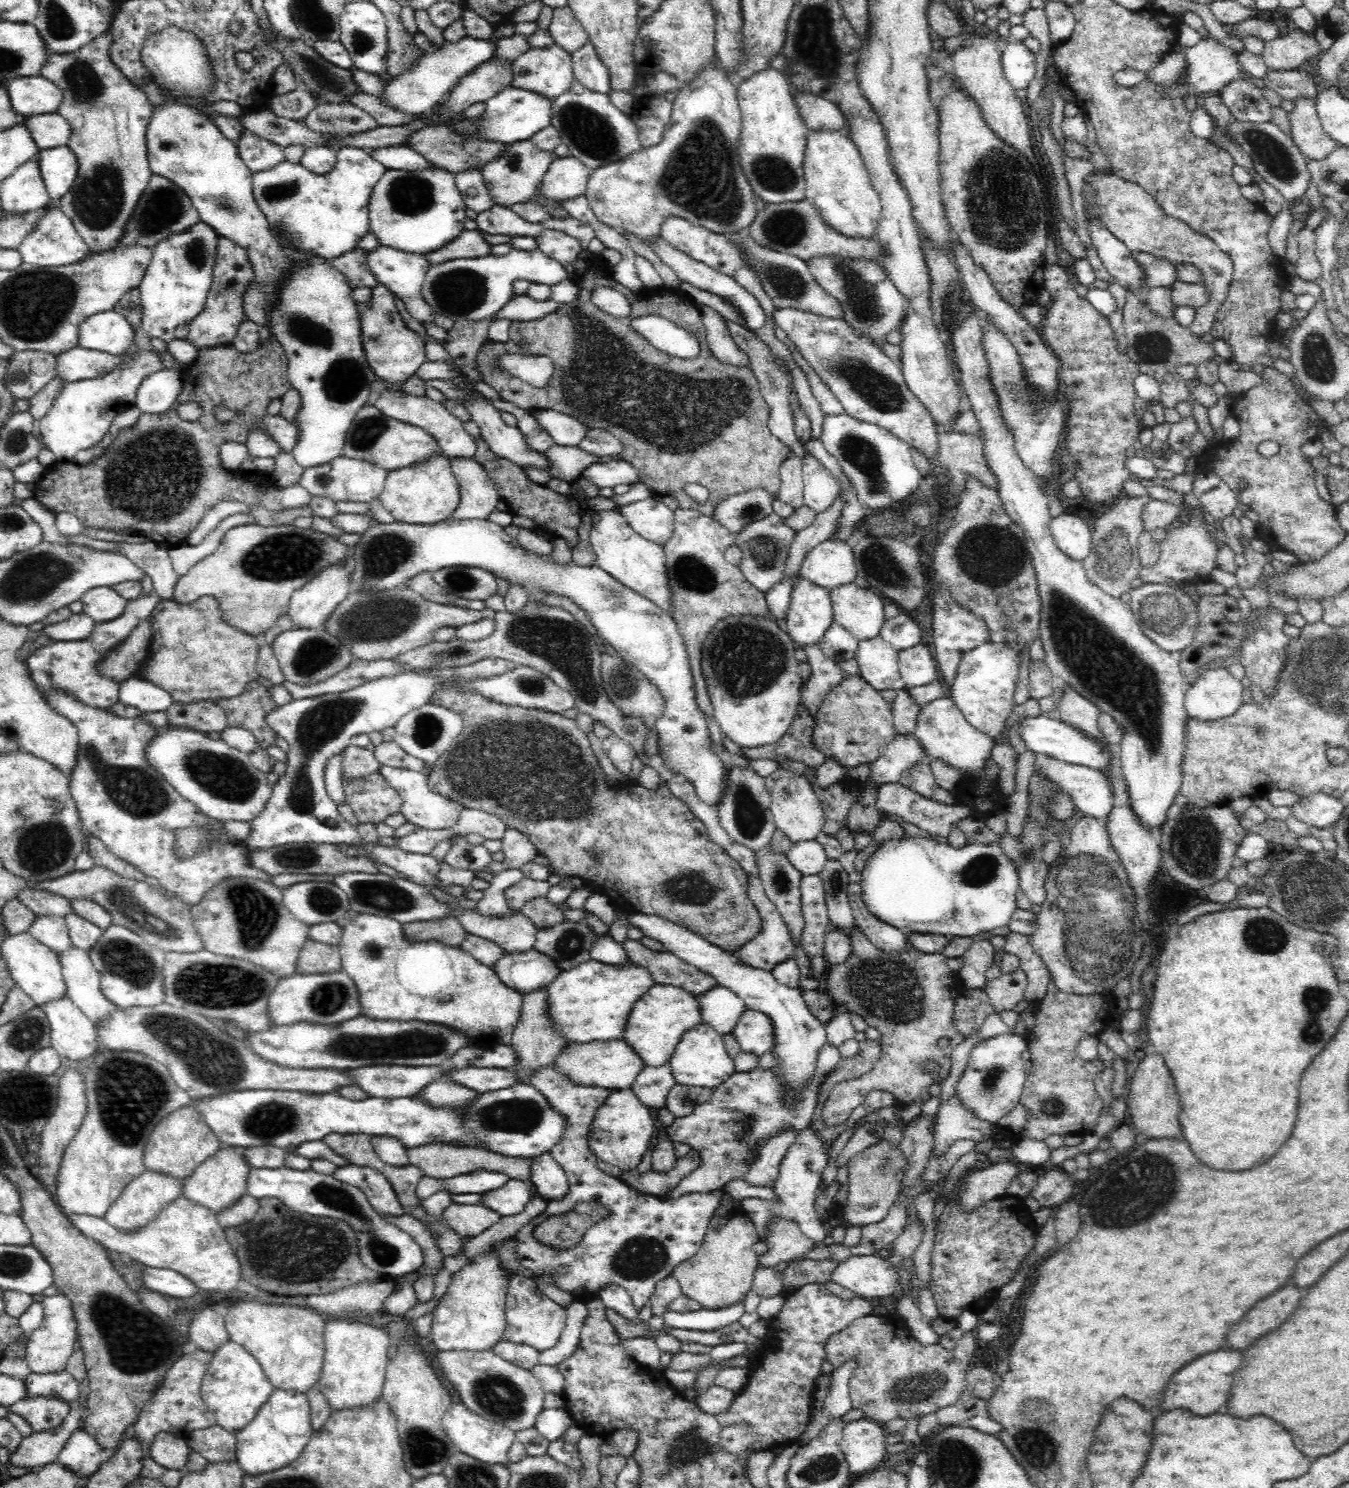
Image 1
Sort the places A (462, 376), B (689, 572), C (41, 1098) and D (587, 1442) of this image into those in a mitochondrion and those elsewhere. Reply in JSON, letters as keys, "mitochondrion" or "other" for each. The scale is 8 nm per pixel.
{"A":"other","B":"mitochondrion","C":"other","D":"other"}

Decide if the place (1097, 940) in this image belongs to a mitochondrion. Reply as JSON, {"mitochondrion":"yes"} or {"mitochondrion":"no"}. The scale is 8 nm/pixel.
{"mitochondrion":"yes"}

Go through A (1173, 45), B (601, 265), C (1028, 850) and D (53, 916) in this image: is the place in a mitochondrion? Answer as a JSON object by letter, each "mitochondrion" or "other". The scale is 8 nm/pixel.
{"A":"other","B":"other","C":"mitochondrion","D":"other"}

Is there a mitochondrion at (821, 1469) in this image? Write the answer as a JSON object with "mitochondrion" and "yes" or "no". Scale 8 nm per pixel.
{"mitochondrion":"yes"}

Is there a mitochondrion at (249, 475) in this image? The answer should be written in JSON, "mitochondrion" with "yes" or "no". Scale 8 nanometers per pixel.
{"mitochondrion":"no"}

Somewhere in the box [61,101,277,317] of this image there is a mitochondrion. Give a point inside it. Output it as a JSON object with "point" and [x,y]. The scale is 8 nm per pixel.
{"point":[98,200]}

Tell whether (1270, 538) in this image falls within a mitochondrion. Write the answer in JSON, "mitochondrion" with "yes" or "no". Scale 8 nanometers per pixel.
{"mitochondrion":"no"}

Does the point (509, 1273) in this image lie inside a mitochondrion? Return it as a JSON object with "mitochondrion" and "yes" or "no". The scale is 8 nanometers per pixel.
{"mitochondrion":"no"}

